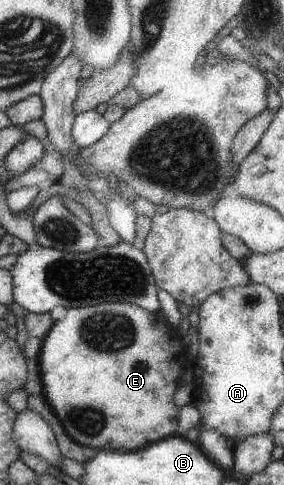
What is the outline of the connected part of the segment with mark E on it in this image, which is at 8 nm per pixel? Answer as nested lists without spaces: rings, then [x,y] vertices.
[[[105,302],[101,305],[93,305],[93,307],[74,307],[68,309],[65,317],[57,320],[48,335],[44,337],[40,354],[36,358],[42,387],[41,393],[51,411],[62,424],[64,431],[77,444],[100,450],[137,451],[137,449],[144,448],[160,439],[168,438],[169,435],[176,435],[179,407],[173,405],[173,393],[177,389],[177,381],[179,381],[179,373],[181,373],[181,361],[177,359],[179,353],[181,353],[181,349],[179,347],[175,349],[173,331],[167,327],[161,311],[151,313],[151,311],[145,311],[141,307],[135,307],[135,305],[125,302]]]

